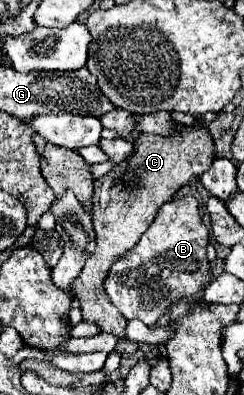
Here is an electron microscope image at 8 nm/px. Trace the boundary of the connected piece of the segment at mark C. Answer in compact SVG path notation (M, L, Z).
M202 125L180 127L180 133L174 133L170 137L142 133L142 139L134 143L134 149L134 155L130 155L124 163L114 165L108 175L96 179L92 211L96 251L86 259L86 265L80 277L74 281L72 291L72 295L82 303L84 321L94 321L102 331L120 337L120 343L116 347L118 353L136 353L138 345L124 339L126 319L104 295L106 291L102 287L102 279L106 279L110 263L114 263L118 255L124 255L138 243L142 233L154 221L160 205L170 201L174 193L184 187L194 175L202 175L214 161L214 143L210 133Z

